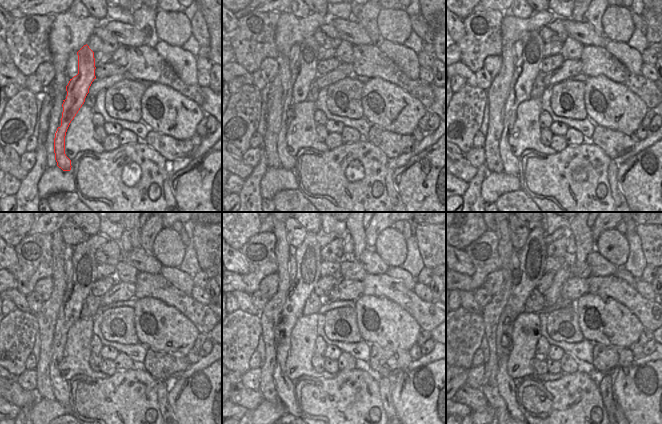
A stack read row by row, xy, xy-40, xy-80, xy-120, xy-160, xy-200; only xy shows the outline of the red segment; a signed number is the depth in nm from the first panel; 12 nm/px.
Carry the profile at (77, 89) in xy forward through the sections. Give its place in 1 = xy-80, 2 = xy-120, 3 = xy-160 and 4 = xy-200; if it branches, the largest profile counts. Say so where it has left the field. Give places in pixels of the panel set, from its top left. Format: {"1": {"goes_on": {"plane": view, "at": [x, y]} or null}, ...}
{"1": {"goes_on": {"plane": "xy-80", "at": [532, 44]}}, "2": {"goes_on": {"plane": "xy-120", "at": [83, 259]}}, "3": {"goes_on": {"plane": "xy-160", "at": [308, 259]}}, "4": {"goes_on": {"plane": "xy-200", "at": [532, 256]}}}

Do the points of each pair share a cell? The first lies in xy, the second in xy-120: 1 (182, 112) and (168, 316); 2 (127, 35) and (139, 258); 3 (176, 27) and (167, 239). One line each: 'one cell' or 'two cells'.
1: one cell
2: one cell
3: one cell

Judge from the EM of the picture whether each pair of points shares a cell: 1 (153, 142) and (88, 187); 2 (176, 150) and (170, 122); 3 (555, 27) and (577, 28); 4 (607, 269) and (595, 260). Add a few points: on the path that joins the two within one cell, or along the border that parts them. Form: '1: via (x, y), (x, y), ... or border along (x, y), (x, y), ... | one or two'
1: border along (145, 143), (155, 149), (166, 160) | two
2: border along (151, 129), (177, 139), (190, 139) | two
3: border along (562, 20), (562, 25), (568, 36) | two
4: via (604, 268), (598, 263) | one

